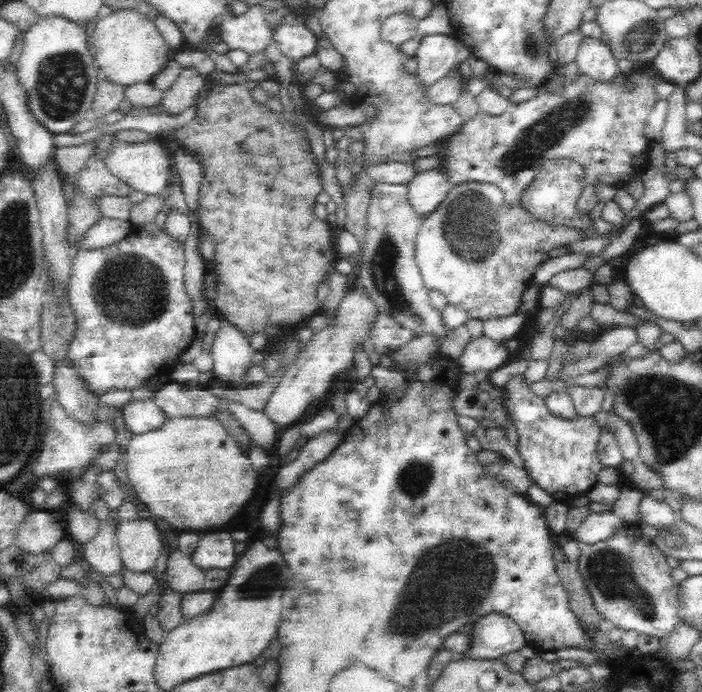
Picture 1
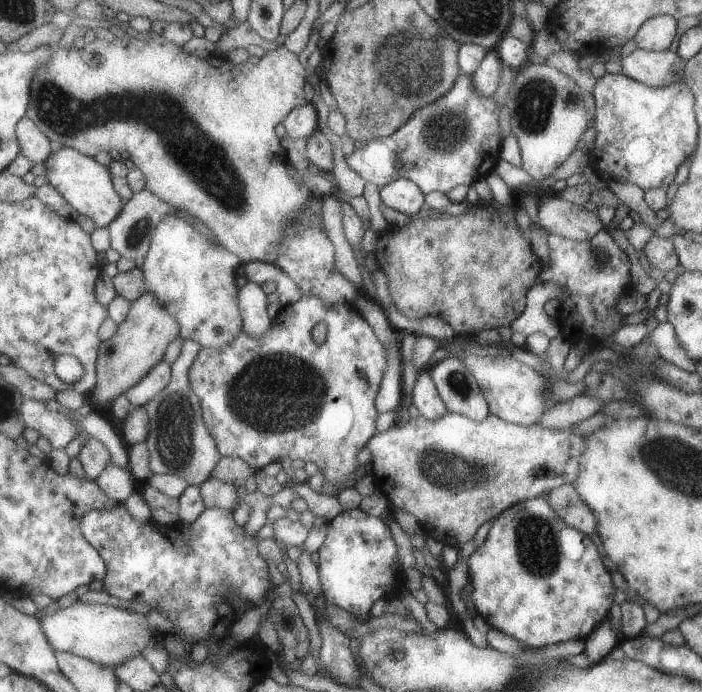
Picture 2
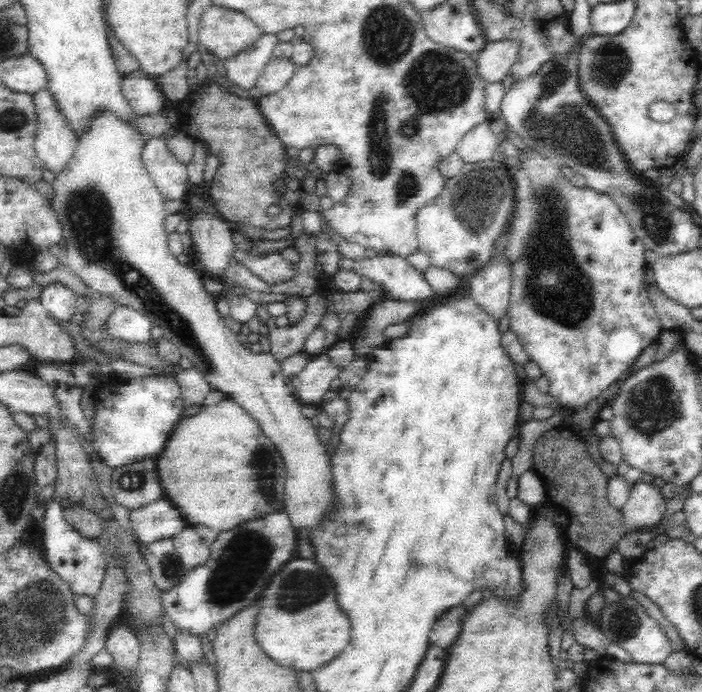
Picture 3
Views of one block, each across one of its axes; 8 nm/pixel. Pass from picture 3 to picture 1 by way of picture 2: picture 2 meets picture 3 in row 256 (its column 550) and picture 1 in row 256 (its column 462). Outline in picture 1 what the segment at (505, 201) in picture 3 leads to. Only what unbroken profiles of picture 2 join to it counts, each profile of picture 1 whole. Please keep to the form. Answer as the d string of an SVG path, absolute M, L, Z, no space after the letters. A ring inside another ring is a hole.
M476 181L461 182L455 184L436 210L422 220L415 241L415 260L427 289L442 292L447 297L446 301L464 309L468 318L484 320L508 316L518 310L523 291L531 285L534 271L545 262L548 252L586 238L614 236L614 233L626 228L630 220L626 218L620 226L614 226L609 234L600 235L595 232L594 235L588 235L578 229L550 225L536 219L521 206L508 204L504 193L496 185Z

